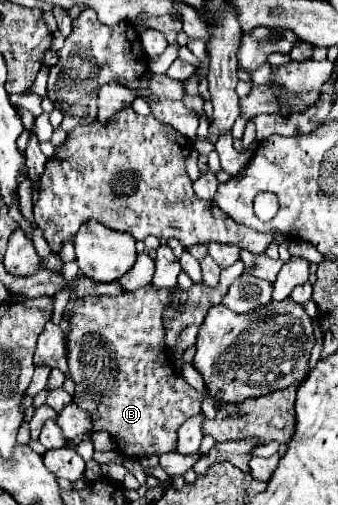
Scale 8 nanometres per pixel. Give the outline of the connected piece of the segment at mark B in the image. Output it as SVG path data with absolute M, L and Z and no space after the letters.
M152 284L144 286L136 292L122 292L118 296L84 296L78 298L74 310L68 318L68 366L70 378L76 384L74 402L80 410L90 412L92 418L92 434L108 432L116 442L118 452L124 452L126 458L140 458L146 454L164 454L176 450L176 432L178 428L192 416L202 412L202 394L196 392L184 376L176 370L172 354L166 350L164 342L164 310L172 304L172 294L180 290L174 286L172 290L160 288L156 290Z

